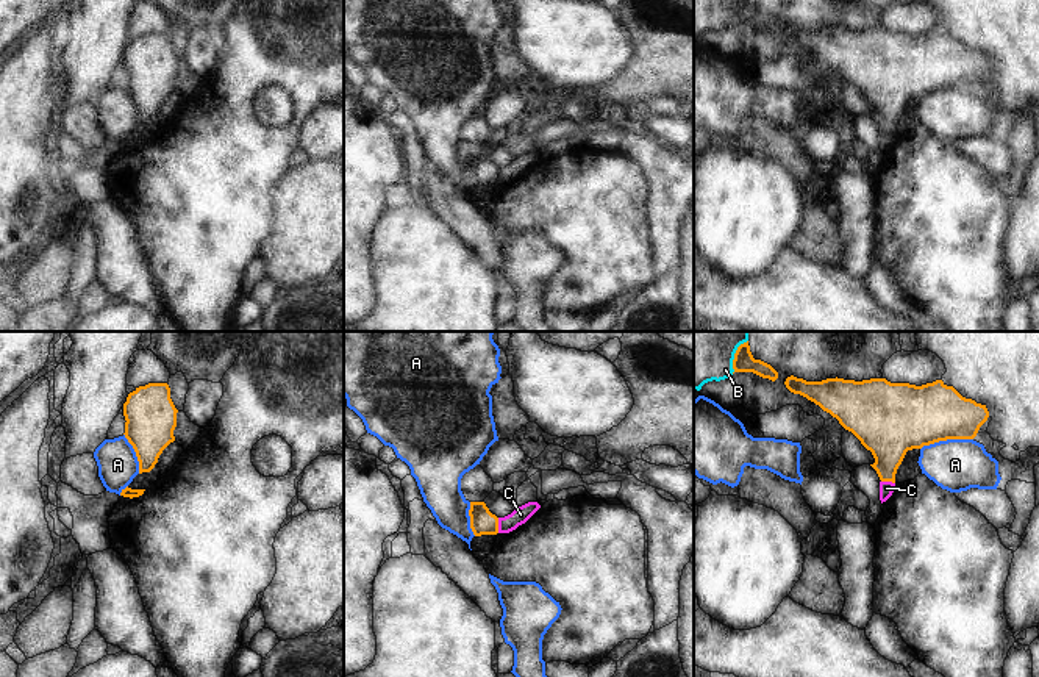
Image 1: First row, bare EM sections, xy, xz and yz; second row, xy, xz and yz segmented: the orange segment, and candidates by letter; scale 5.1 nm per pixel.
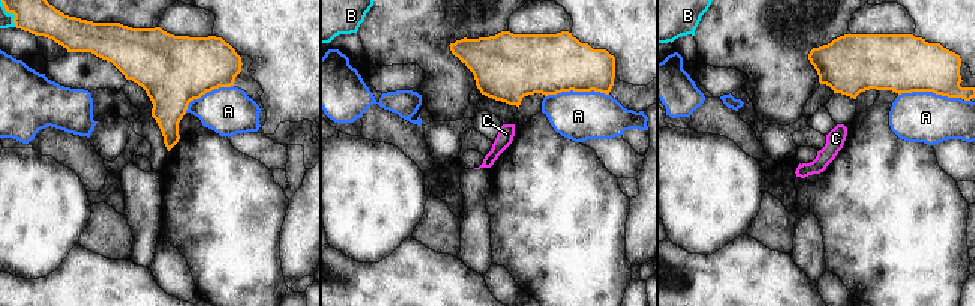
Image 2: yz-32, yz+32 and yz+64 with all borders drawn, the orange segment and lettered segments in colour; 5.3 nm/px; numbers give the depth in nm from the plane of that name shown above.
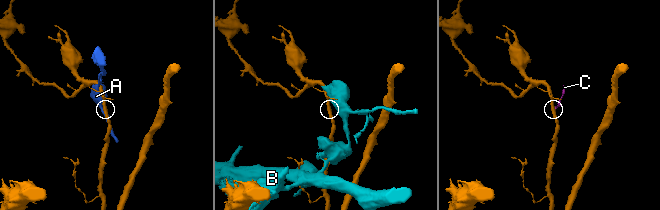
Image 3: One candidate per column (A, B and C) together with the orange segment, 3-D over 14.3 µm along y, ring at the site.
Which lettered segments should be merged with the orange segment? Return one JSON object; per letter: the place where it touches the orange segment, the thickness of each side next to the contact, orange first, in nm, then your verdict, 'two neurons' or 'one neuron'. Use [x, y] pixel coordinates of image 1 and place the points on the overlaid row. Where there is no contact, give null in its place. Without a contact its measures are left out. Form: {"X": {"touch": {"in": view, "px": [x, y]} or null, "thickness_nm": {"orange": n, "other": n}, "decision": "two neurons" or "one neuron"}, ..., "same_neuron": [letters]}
{"A": {"touch": {"in": "yz", "px": [946, 440]}, "thickness_nm": {"orange": 340, "other": 280}, "decision": "two neurons"}, "B": {"touch": {"in": "yz", "px": [735, 355]}, "thickness_nm": {"orange": 110, "other": 480}, "decision": "two neurons"}, "C": {"touch": {"in": "xz", "px": [497, 526]}, "thickness_nm": {"orange": 130, "other": 90}, "decision": "two neurons"}, "same_neuron": []}

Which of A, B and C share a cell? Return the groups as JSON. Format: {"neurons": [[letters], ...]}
{"neurons": [["A"], ["B"], ["C"]]}

